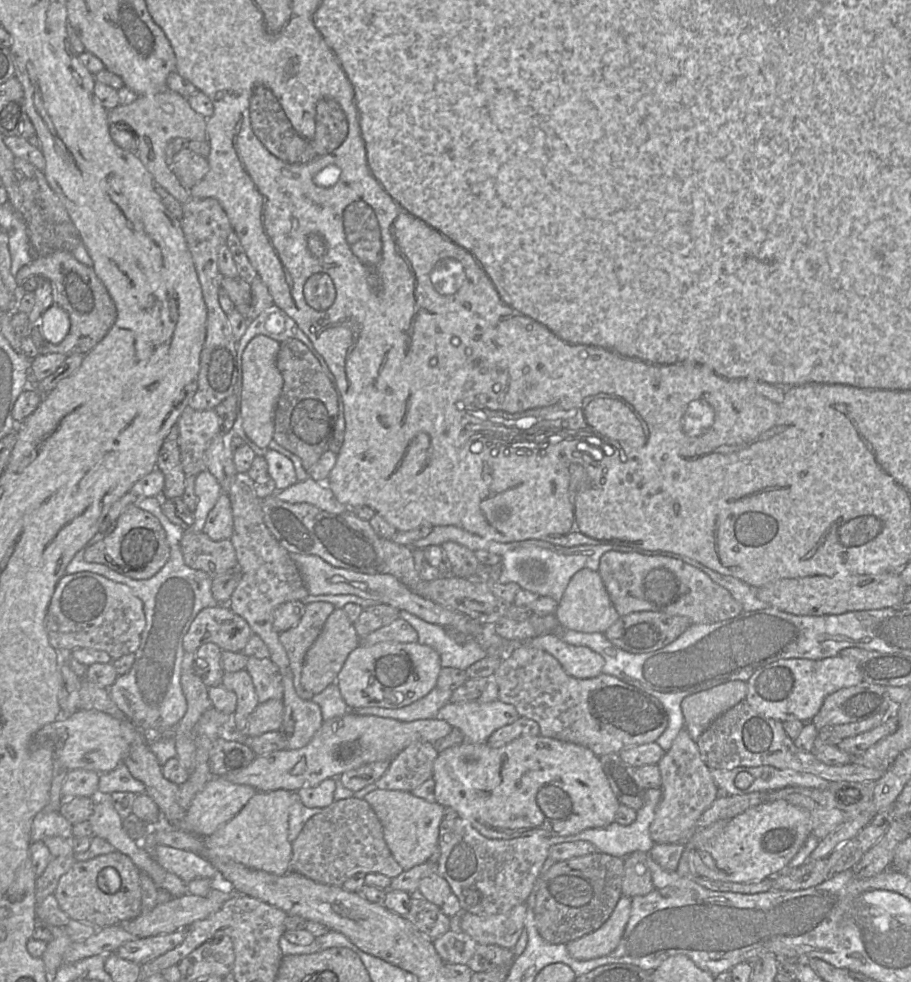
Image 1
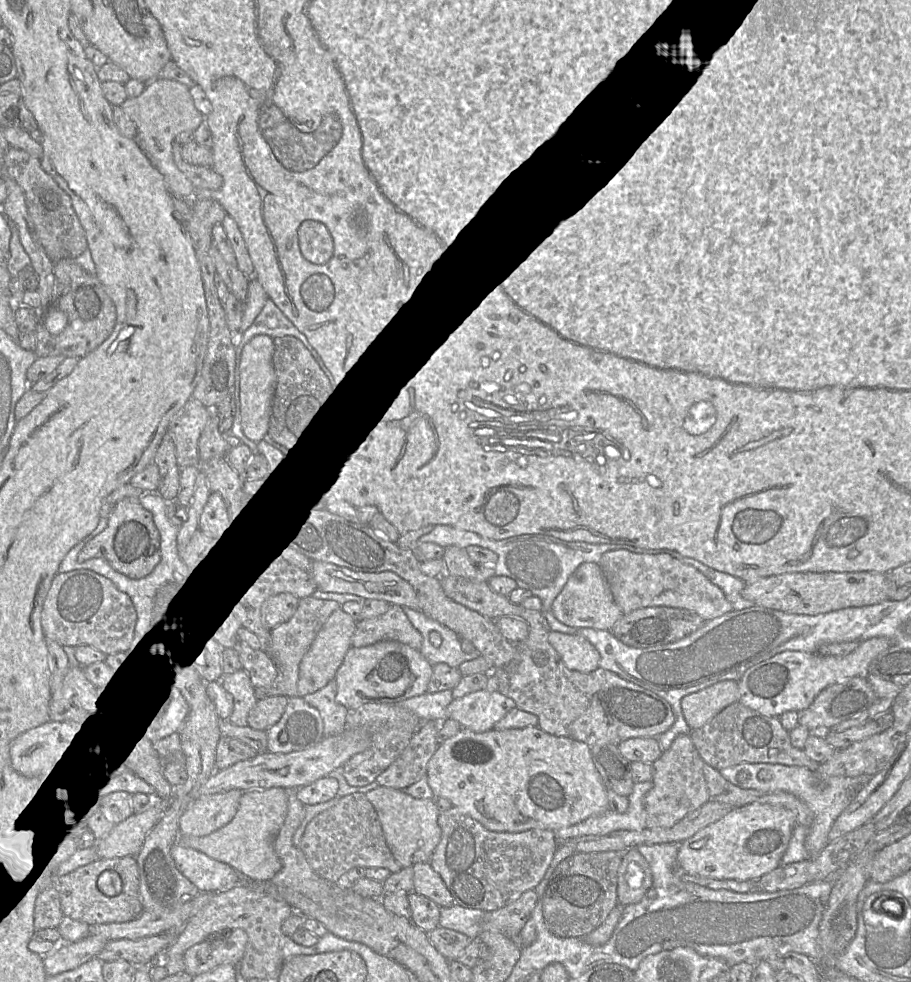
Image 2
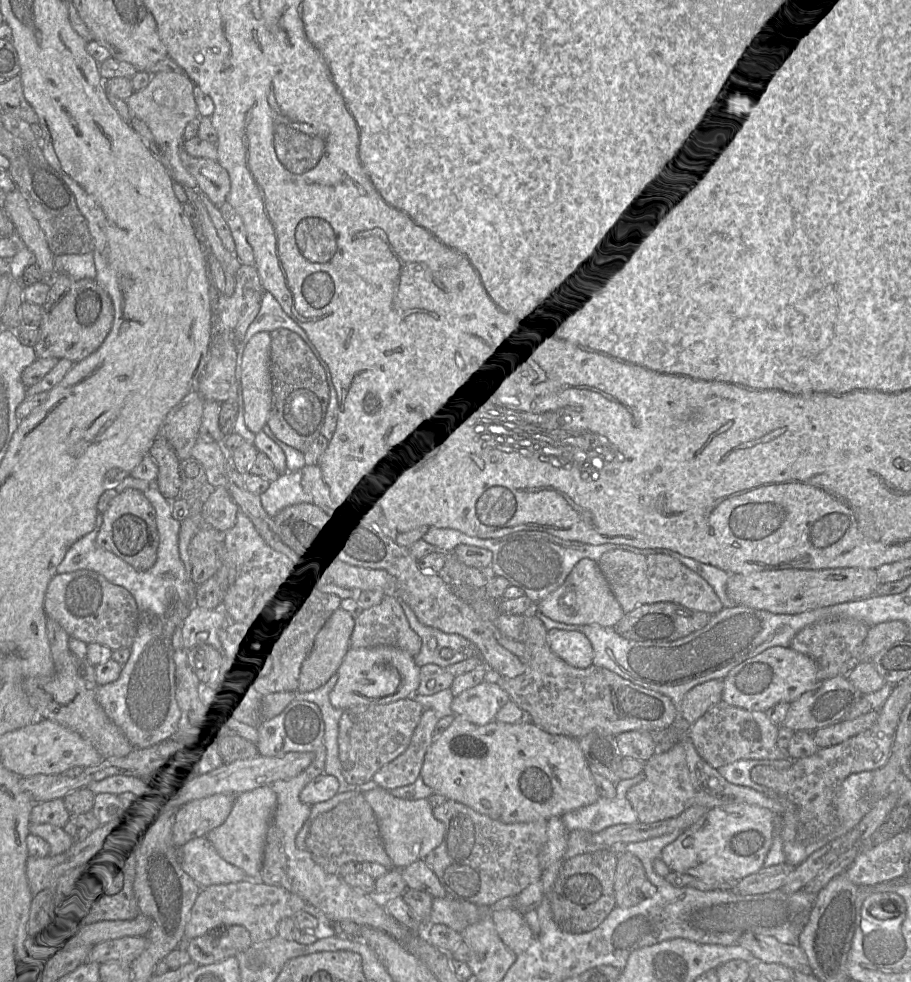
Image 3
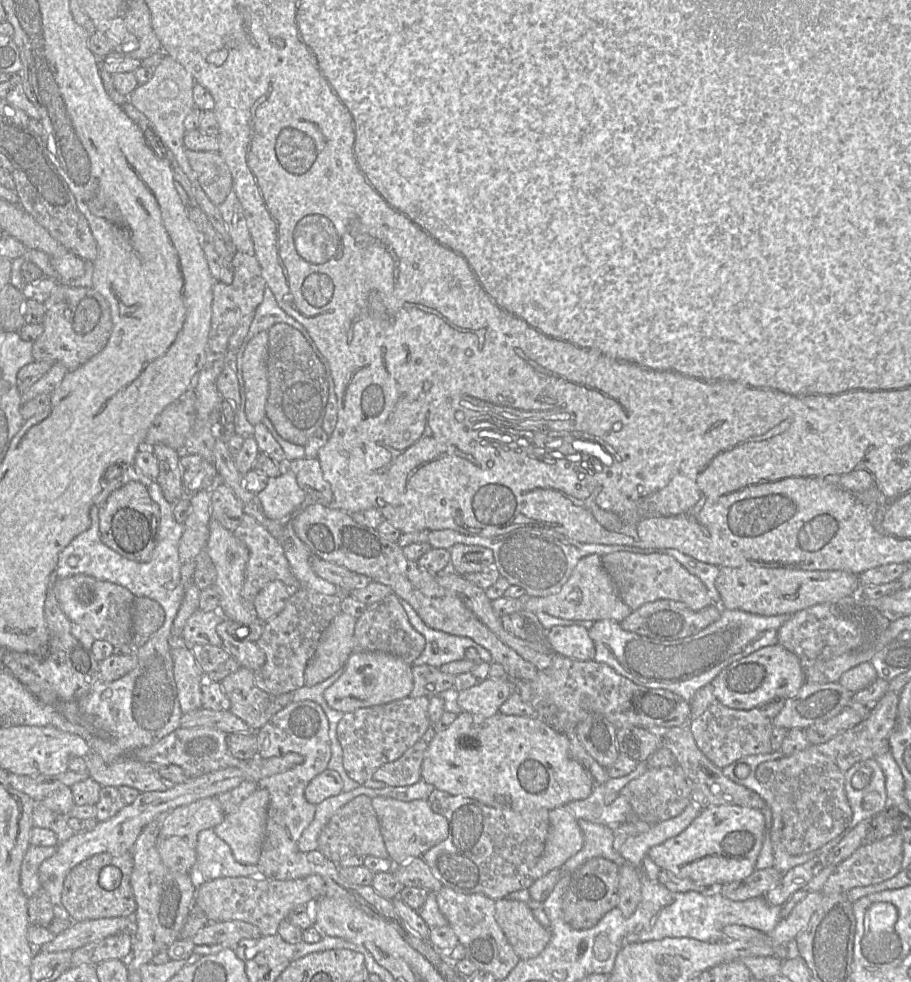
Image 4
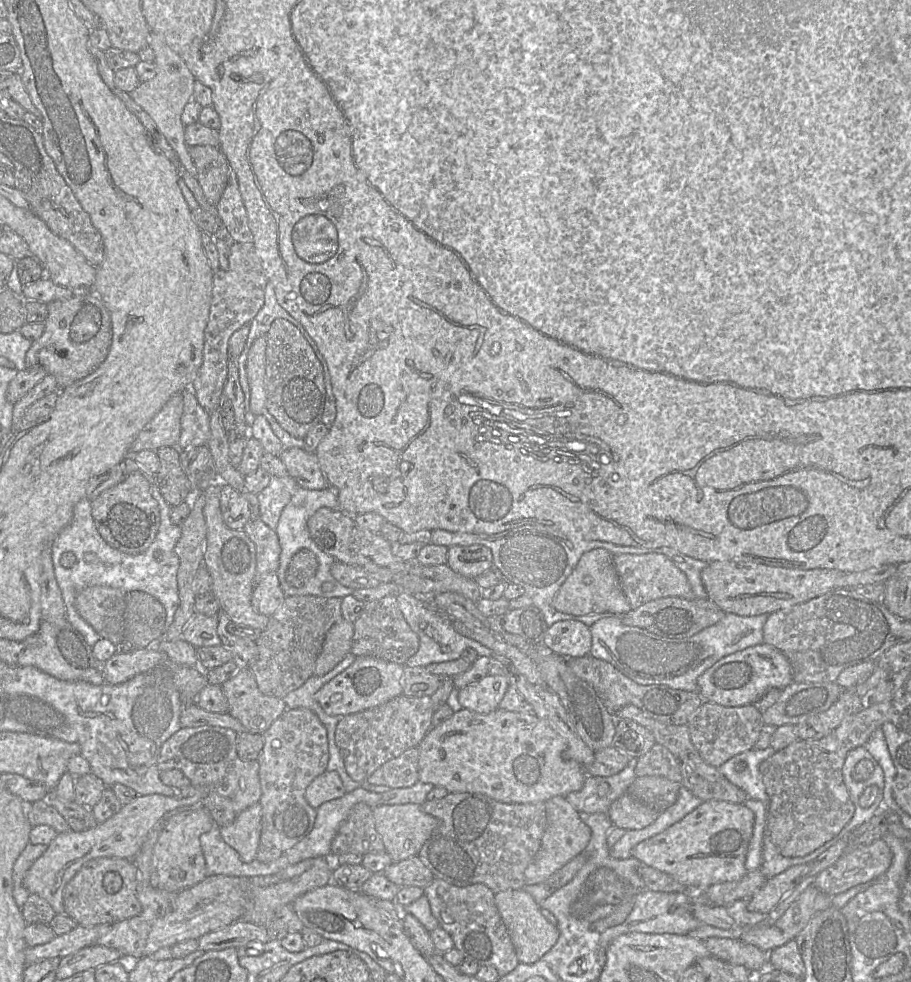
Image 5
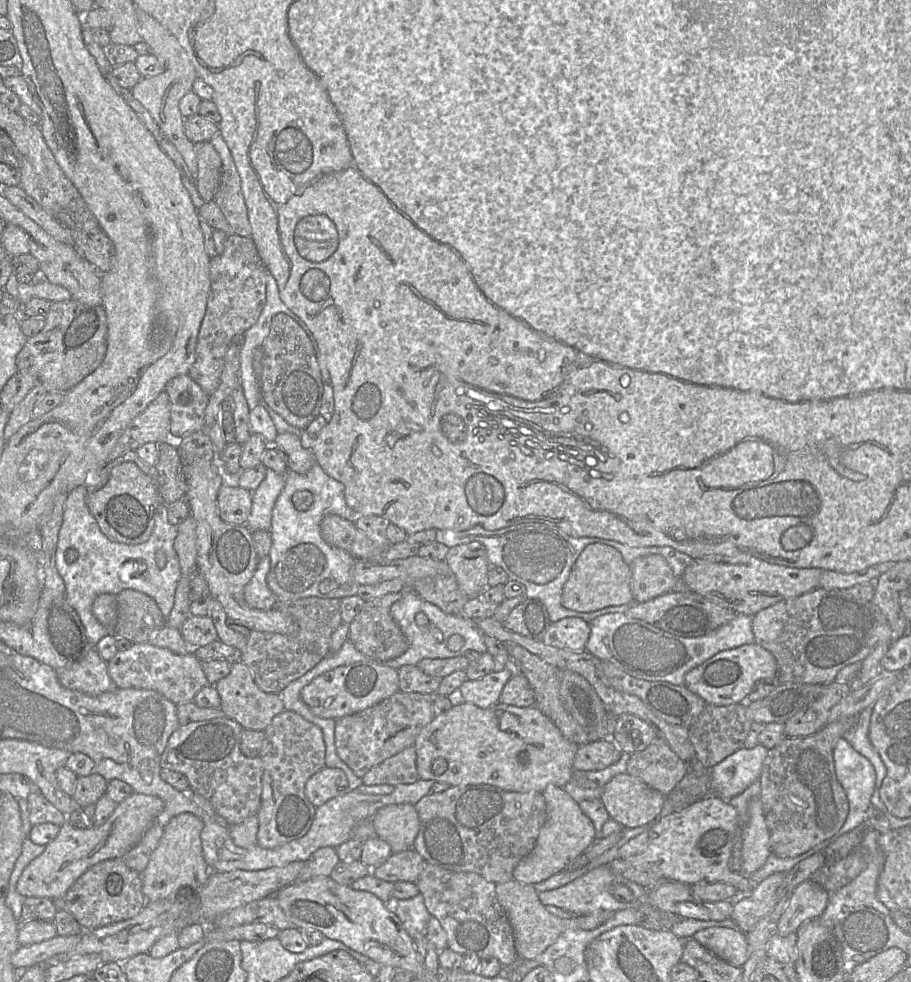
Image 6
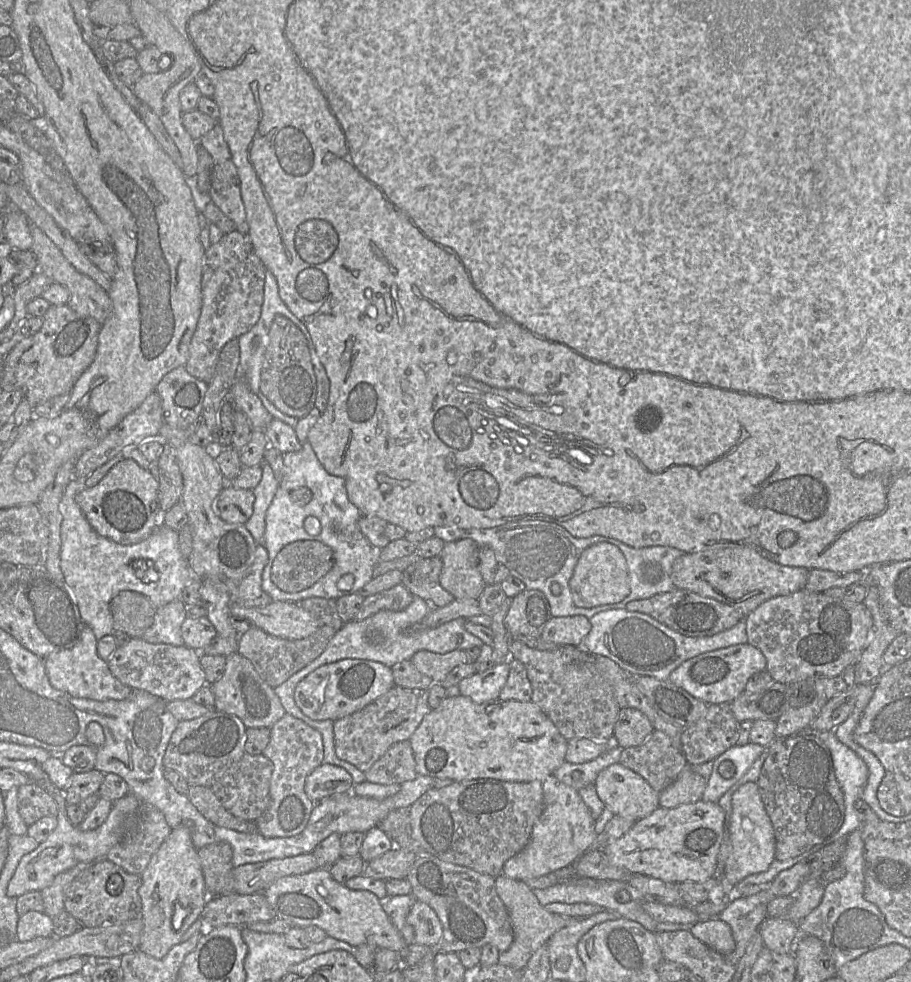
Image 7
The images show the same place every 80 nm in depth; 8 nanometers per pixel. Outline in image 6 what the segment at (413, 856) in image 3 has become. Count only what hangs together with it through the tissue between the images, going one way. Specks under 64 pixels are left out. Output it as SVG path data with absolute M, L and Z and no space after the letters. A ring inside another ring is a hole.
M393 804L379 809L372 817L379 838L387 842L392 853L413 848L419 832L418 813L411 804Z

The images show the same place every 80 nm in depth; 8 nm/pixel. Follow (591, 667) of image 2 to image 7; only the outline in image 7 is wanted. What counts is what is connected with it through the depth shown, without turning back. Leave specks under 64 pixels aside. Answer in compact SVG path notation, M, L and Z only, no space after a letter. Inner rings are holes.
M583 615L551 617L546 623L541 639L556 645L580 646L591 630L590 621Z

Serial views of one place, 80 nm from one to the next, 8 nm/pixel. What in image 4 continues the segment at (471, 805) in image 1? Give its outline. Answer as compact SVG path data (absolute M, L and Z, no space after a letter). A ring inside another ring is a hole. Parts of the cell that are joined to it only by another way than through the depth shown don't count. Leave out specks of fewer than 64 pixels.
M462 711L446 729L430 734L421 765L421 779L449 795L463 795L489 806L515 811L551 810L573 800L585 799L593 789L589 774L570 755L570 742L566 734L557 732L538 717L500 712L484 717Z

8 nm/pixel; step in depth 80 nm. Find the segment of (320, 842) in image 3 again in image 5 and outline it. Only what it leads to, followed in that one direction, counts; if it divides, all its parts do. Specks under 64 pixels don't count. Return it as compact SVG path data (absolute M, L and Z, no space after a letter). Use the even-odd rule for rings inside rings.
M363 802L356 804L332 840L331 856L383 852L386 849L375 828L373 809Z

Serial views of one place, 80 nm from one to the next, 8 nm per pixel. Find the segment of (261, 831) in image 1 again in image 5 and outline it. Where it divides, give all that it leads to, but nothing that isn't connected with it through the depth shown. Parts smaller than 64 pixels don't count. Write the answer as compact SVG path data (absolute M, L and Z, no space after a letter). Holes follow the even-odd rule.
M260 802L242 811L235 821L220 828L223 840L235 849L241 860L250 863L257 857L262 829Z

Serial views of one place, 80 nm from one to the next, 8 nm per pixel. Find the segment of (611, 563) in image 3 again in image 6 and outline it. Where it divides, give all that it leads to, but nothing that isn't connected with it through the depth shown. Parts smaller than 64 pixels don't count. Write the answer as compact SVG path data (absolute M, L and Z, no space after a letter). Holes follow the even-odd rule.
M652 554L636 558L630 565L631 592L637 602L646 602L676 590L680 582L667 560Z

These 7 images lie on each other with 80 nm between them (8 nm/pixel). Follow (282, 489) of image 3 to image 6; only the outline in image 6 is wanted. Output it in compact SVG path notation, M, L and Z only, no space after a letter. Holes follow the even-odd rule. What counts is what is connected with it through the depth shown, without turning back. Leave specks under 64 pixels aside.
M267 468L264 480L252 491L252 507L246 526L250 531L269 531L272 509L284 487L284 476Z

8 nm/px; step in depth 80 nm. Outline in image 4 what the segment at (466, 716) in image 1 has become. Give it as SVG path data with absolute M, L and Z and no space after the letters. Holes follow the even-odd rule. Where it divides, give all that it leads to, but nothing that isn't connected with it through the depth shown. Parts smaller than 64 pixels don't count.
M487 677L481 683L459 691L457 702L462 711L490 717L499 712L499 707L506 701L511 692L512 683L507 677Z

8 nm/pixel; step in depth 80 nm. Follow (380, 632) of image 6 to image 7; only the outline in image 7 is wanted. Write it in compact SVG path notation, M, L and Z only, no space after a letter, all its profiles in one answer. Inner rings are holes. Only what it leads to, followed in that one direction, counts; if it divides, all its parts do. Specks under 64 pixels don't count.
M400 583L394 587L364 598L353 620L364 620L382 610L401 611L413 600L413 594Z

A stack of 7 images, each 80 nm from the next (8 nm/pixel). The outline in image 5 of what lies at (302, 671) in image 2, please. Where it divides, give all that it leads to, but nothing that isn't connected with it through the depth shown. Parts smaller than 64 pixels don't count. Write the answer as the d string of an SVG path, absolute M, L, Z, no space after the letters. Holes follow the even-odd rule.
M343 618L331 626L316 659L314 676L325 675L350 652L353 628L353 623Z

